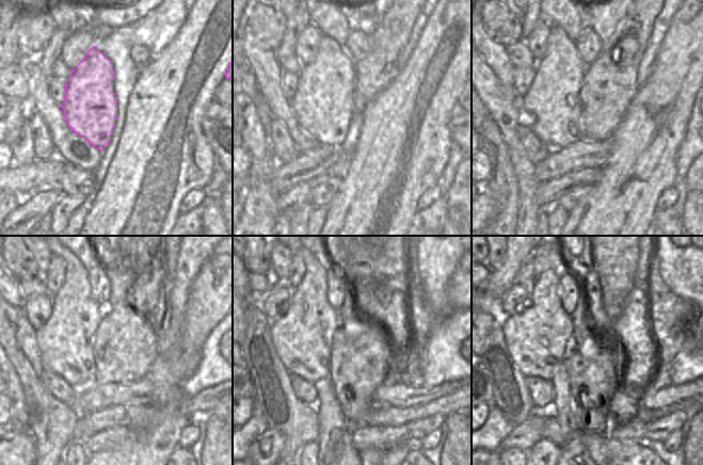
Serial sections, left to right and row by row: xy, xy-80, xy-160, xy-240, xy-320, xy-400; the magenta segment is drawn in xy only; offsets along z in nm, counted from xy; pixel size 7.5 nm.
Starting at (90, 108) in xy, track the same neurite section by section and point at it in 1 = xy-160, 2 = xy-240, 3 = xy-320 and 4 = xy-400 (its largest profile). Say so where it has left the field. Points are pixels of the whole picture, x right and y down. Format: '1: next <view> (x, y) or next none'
1: next xy-160 (552, 108)
2: next xy-240 (64, 341)
3: next xy-320 (302, 338)
4: next xy-400 (536, 338)

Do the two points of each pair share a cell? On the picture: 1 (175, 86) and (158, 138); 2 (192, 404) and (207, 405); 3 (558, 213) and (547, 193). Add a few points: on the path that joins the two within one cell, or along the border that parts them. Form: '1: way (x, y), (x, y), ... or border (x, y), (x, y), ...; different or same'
1: way (169, 99), (163, 113), (162, 125); same
2: way (195, 404), (204, 404); same
3: border (555, 204), (548, 210); different

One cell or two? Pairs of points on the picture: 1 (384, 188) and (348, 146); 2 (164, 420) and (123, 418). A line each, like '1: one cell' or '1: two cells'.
1: two cells
2: two cells

